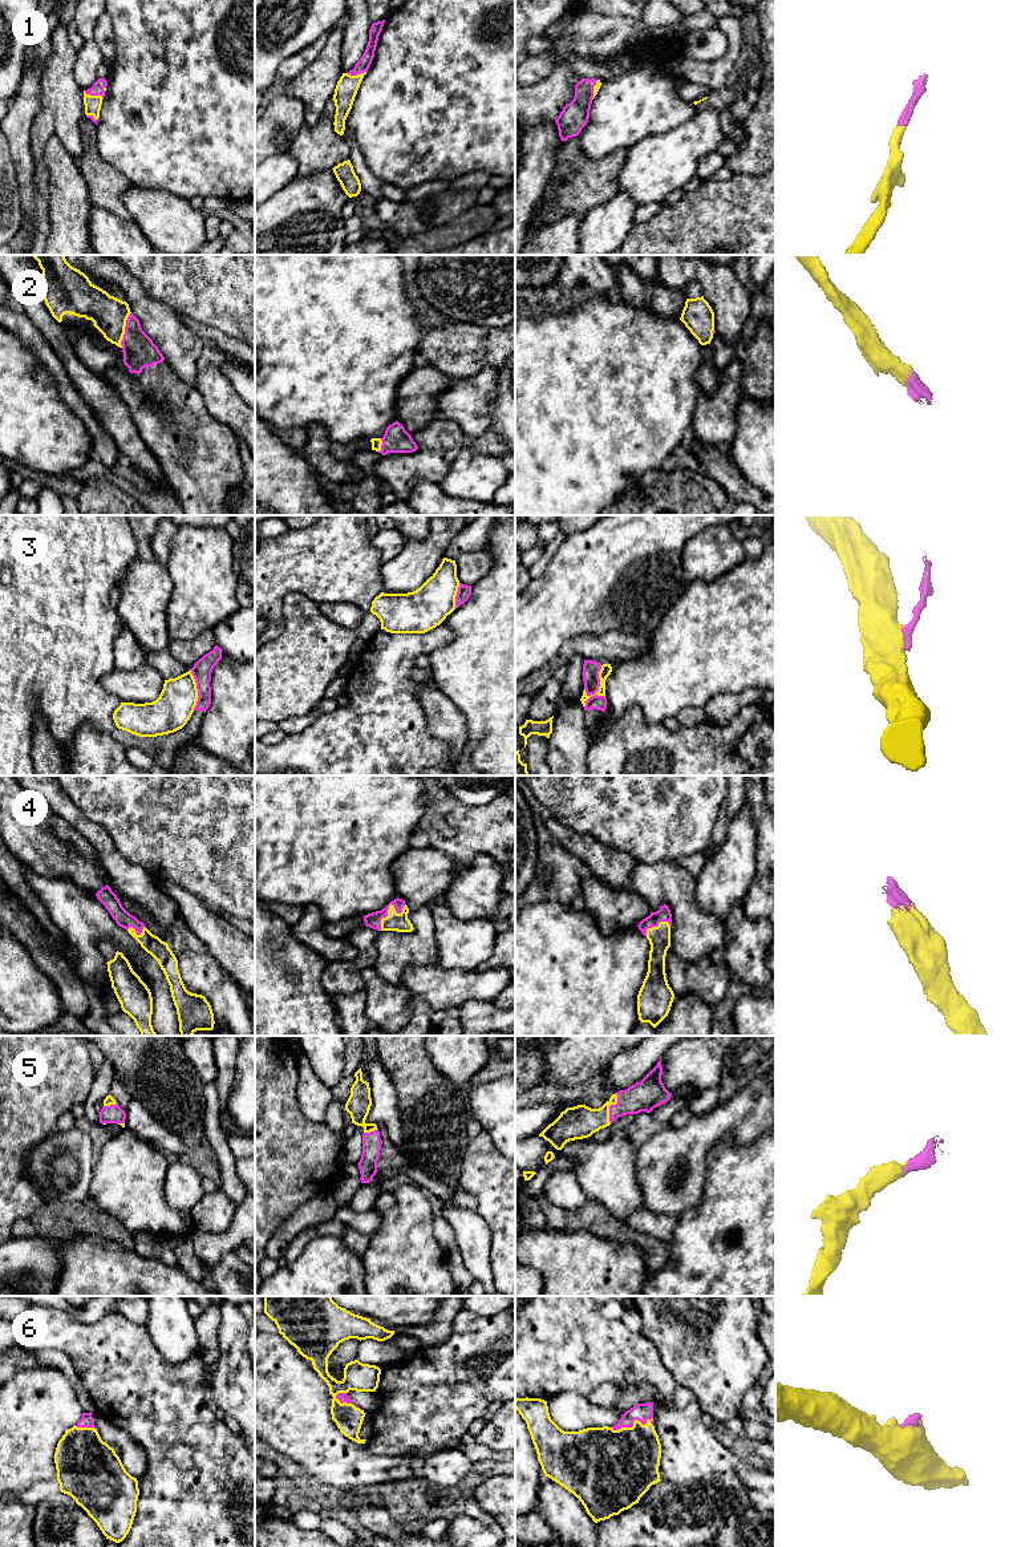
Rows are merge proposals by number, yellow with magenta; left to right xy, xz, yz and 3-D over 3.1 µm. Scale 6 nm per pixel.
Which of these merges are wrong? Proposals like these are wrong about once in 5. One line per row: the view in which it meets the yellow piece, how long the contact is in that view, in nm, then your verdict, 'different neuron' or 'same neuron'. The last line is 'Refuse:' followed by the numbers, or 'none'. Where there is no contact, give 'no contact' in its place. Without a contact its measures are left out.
1: xy | 130 nm | same neuron
2: xy | 220 nm | same neuron
3: yz | 280 nm | different neuron
4: xz | 220 nm | same neuron
5: yz | 190 nm | same neuron
6: yz | 260 nm | same neuron
Refuse: 3

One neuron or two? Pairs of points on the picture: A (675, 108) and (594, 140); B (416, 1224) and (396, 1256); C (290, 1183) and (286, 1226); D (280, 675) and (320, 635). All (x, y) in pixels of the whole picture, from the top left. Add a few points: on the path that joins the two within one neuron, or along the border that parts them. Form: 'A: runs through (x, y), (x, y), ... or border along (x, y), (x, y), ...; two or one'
A: runs through (655, 108), (628, 108), (614, 122); one
B: runs through (408, 1232), (404, 1248); one
C: border along (312, 1199), (302, 1203), (280, 1224), (268, 1242); two
D: runs through (290, 665), (311, 644); one

